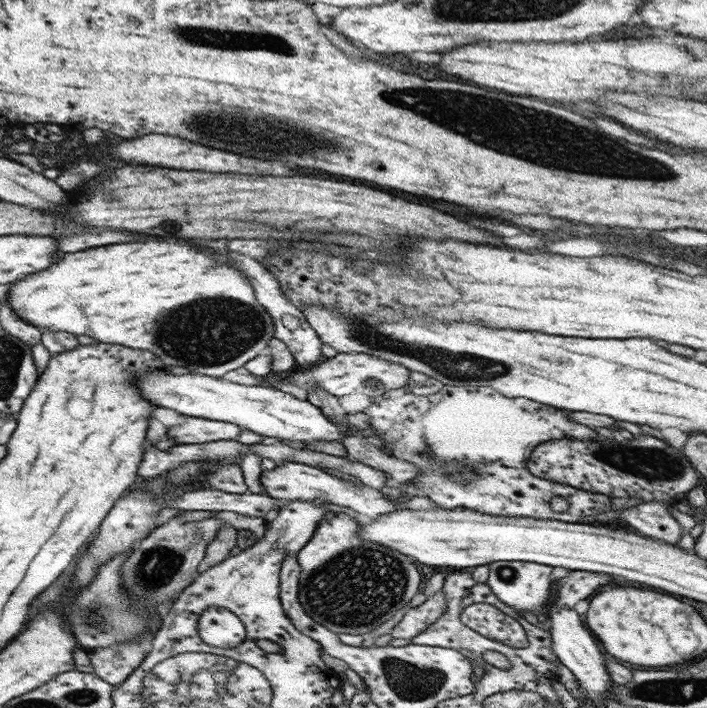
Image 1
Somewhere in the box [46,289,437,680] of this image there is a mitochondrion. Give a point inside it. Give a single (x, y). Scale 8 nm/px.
(356, 587)

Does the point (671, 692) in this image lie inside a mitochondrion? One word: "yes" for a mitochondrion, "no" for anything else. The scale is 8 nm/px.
yes

